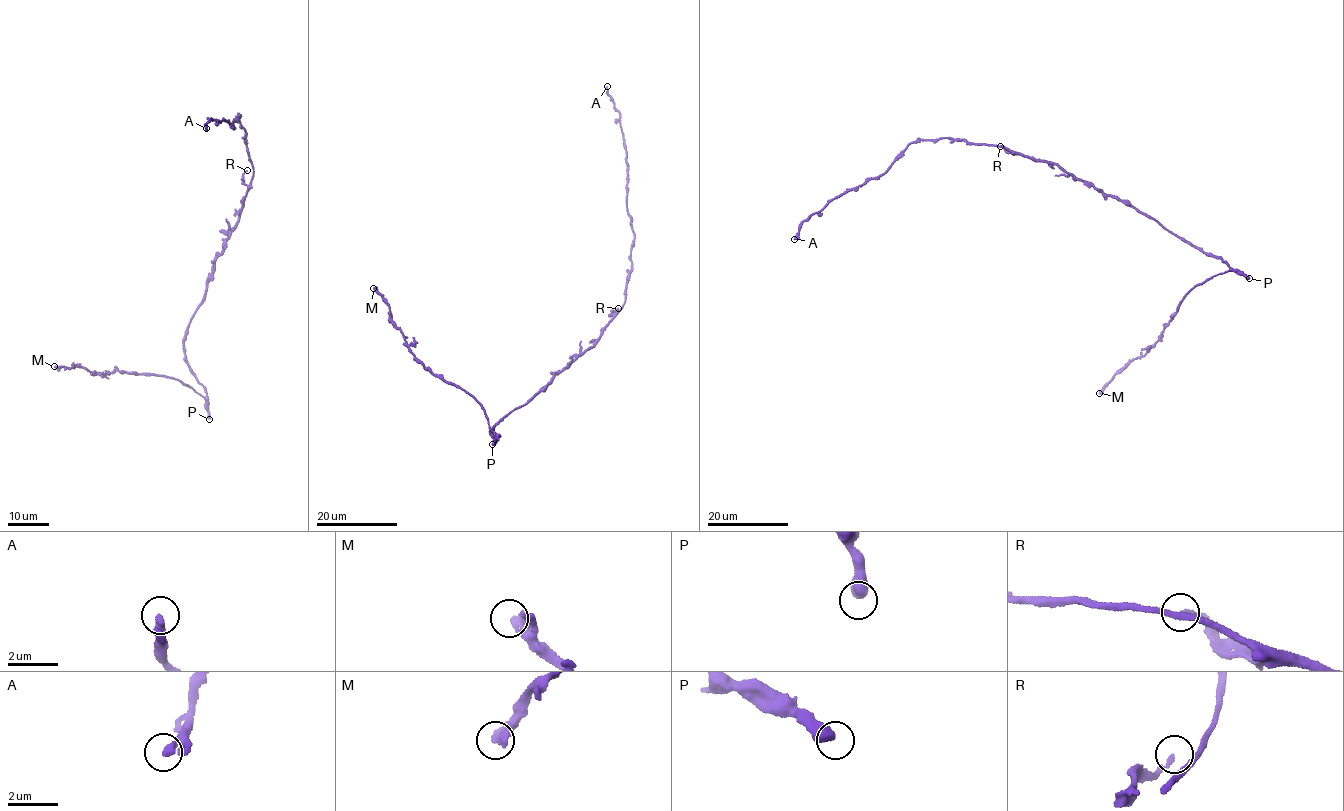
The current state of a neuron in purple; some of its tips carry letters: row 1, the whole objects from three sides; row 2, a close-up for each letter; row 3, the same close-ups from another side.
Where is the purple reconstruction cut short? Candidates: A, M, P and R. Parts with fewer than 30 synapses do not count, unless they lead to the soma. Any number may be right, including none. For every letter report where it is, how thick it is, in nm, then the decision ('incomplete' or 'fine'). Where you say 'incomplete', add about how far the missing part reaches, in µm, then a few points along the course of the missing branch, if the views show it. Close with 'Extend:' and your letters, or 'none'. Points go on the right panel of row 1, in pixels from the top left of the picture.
A: (794, 239) | 340 nm | fine
M: (1099, 393) | 320 nm | fine
P: (1249, 278) | 550 nm | fine
R: (1000, 146) | 160 nm | fine
Extend: none

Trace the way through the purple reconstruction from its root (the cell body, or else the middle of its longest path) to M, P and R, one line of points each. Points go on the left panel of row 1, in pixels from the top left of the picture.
M: (214, 262), (184, 342), (189, 370), (206, 396), (161, 375), (116, 370), (93, 374), (75, 364), (54, 366)
P: (214, 262), (205, 297), (191, 319), (184, 342), (189, 370), (207, 394), (209, 419)
R: (214, 262), (239, 217), (241, 201), (248, 188), (243, 175), (247, 170)

